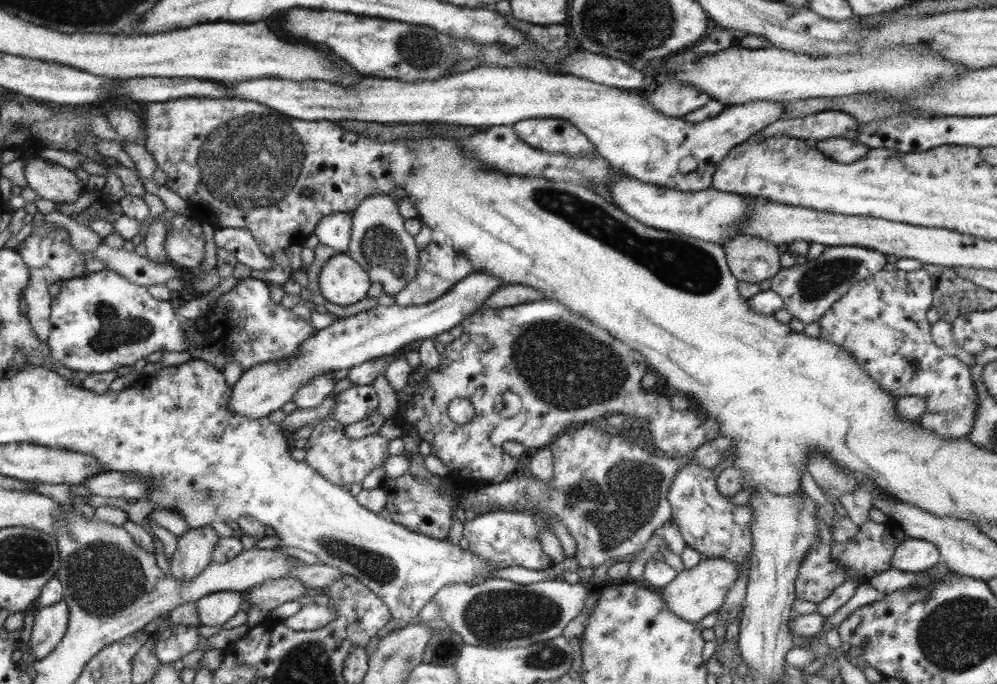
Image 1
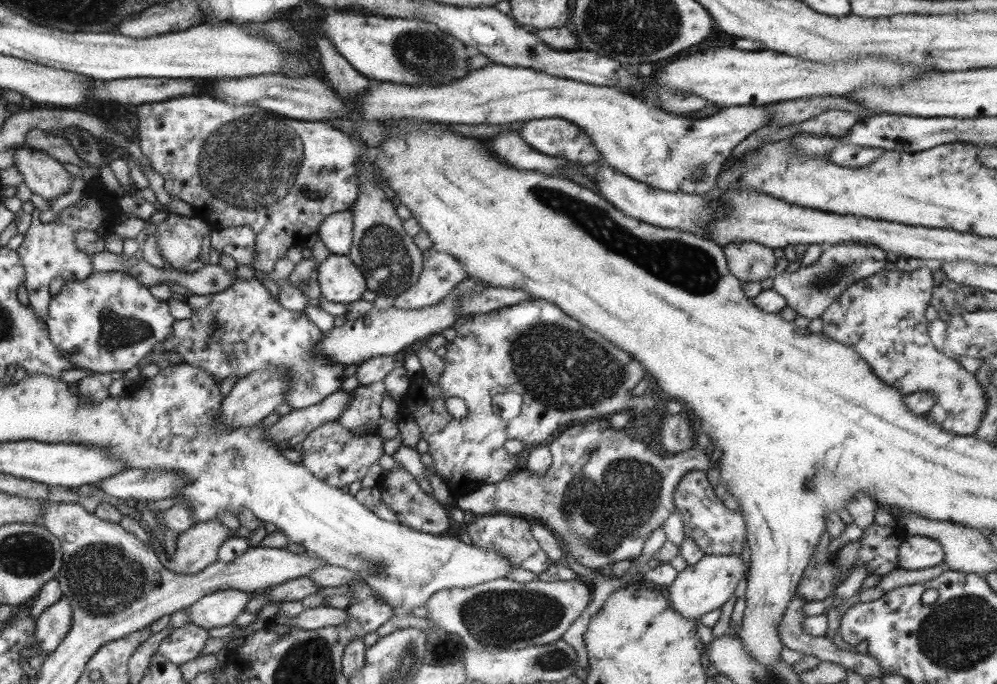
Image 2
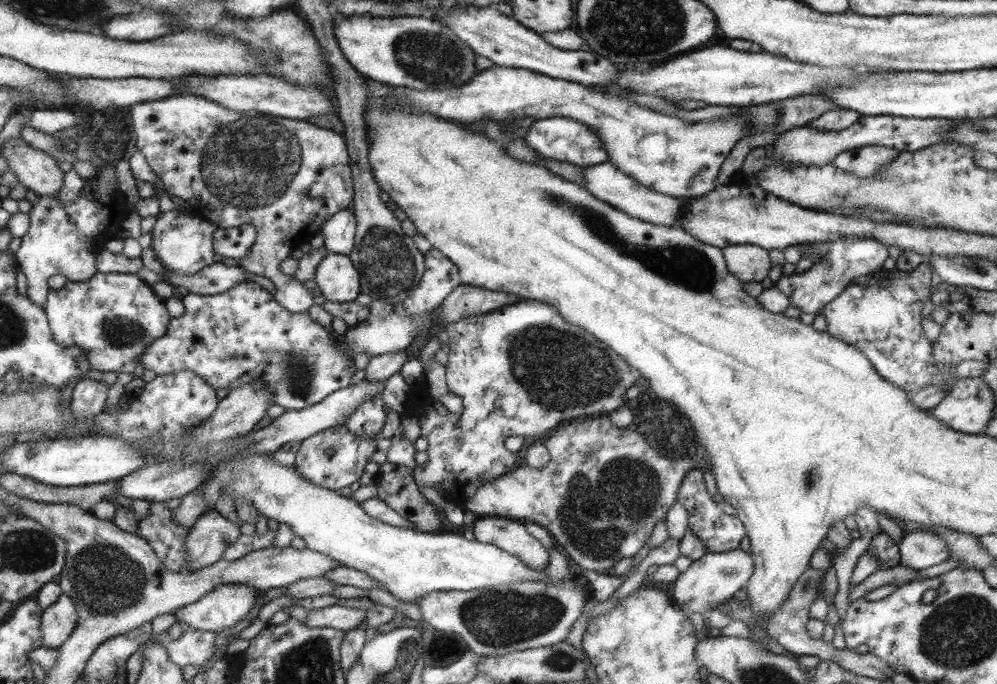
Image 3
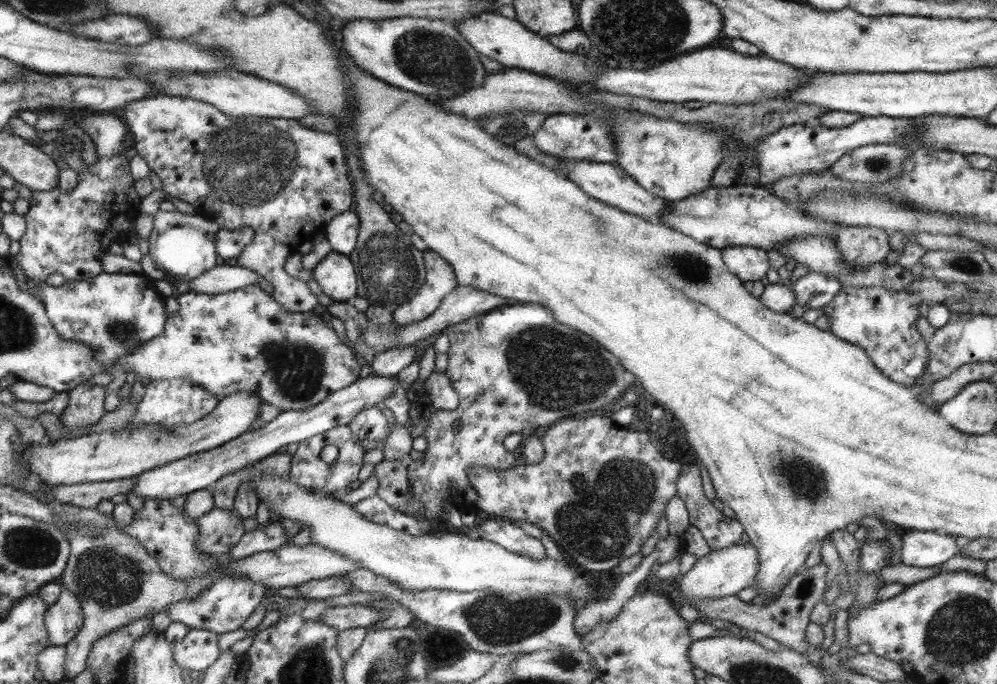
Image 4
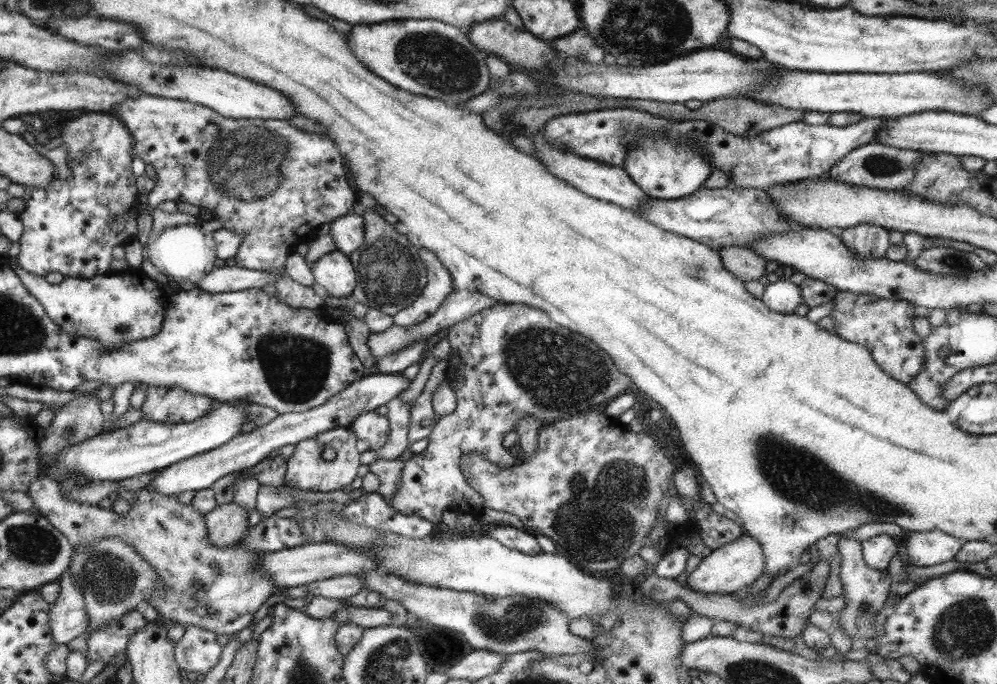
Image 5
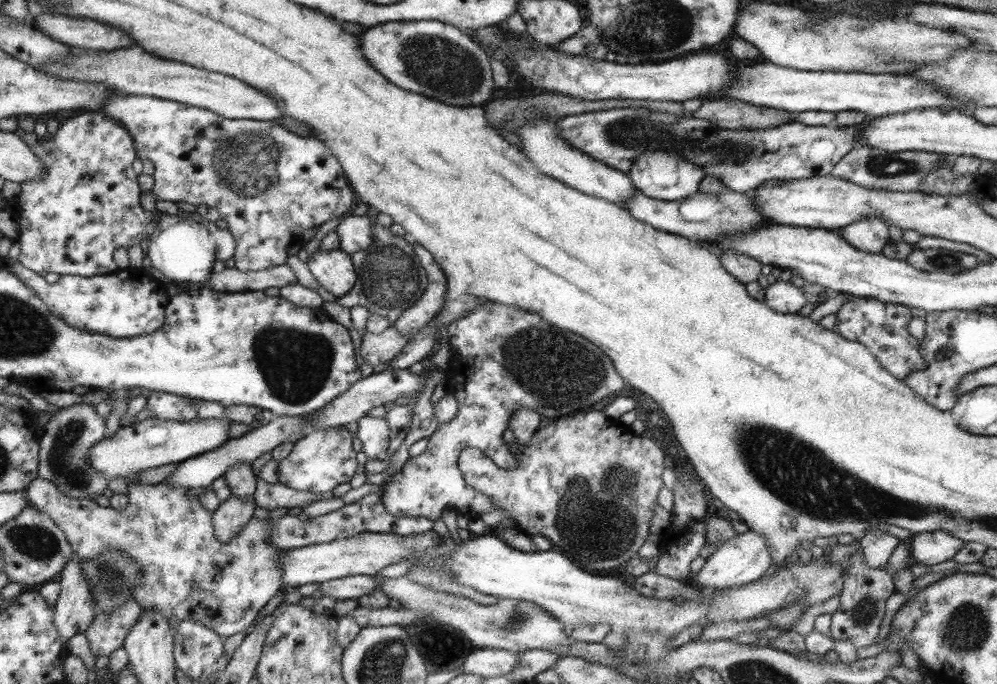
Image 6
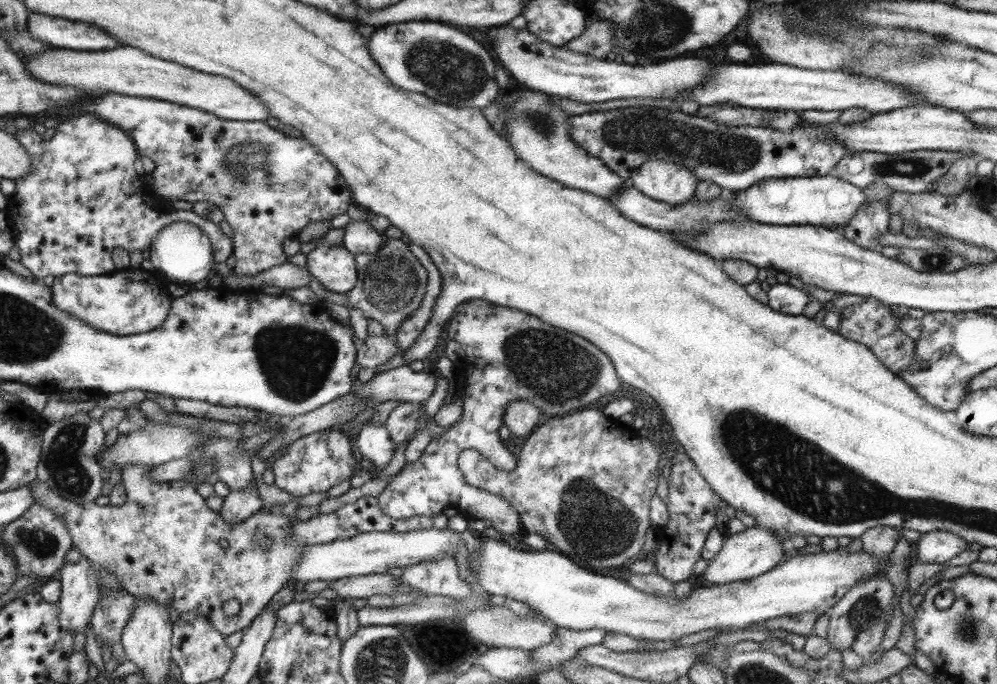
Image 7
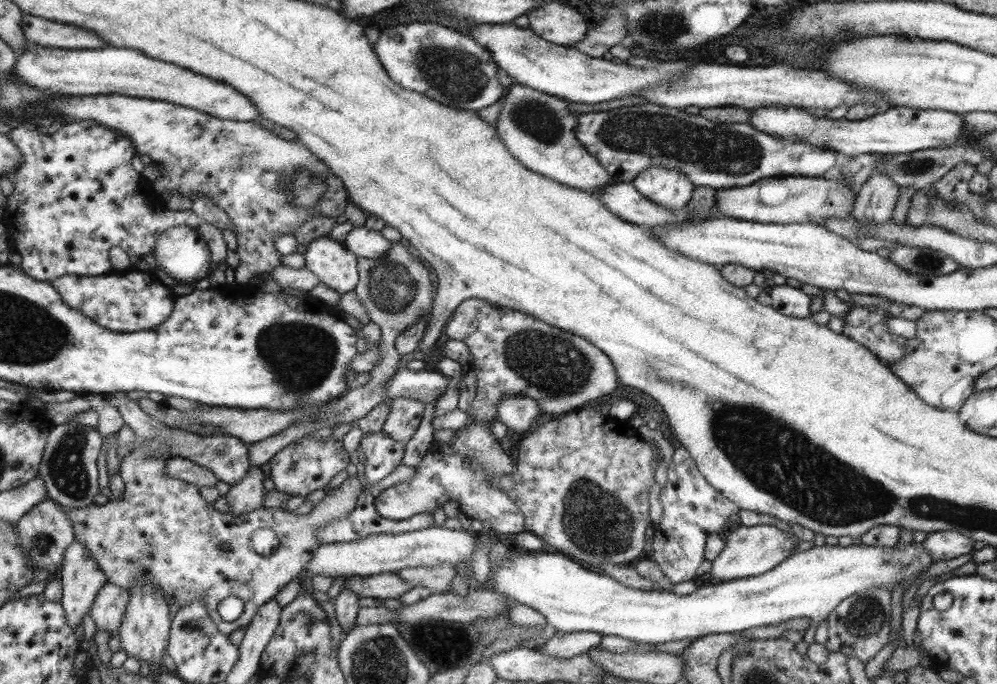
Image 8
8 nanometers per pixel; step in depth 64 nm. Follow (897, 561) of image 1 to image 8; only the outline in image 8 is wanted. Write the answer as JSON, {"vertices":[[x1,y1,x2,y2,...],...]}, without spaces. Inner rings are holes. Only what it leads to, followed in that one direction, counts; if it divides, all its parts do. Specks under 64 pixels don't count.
{"vertices":[[947,530,947,532,927,534,925,540,921,542,921,548,929,554,933,562,941,562,941,560,951,560,961,554,969,554,973,548,973,542,969,542,969,538,957,532]]}

